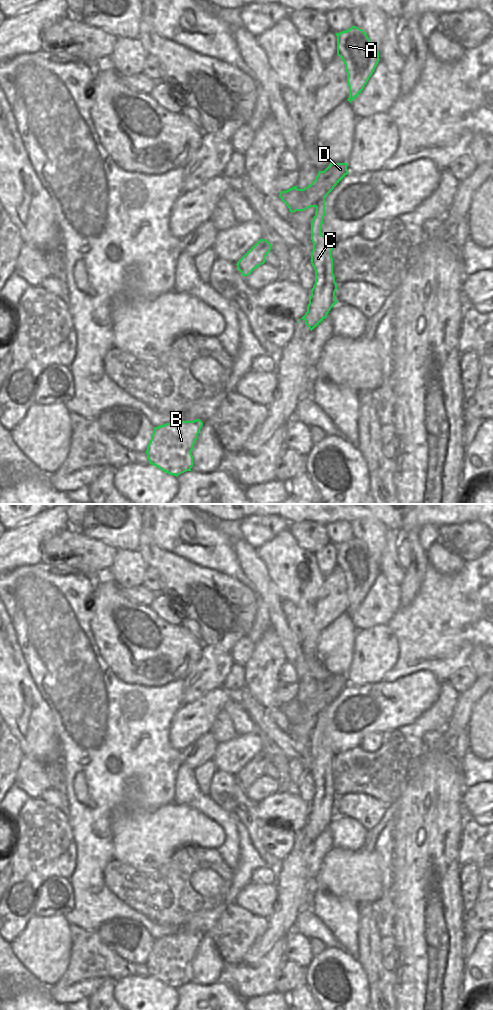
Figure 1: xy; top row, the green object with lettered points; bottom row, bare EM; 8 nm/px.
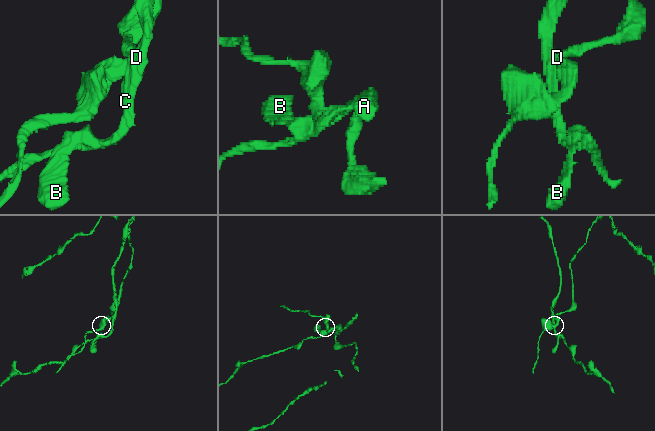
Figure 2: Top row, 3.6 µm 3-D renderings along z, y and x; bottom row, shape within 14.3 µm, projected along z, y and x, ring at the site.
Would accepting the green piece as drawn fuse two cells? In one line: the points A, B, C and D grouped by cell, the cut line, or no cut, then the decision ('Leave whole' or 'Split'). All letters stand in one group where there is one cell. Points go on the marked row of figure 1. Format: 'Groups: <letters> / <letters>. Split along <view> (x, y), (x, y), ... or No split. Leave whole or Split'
Groups: A B C / D. Split along xy (333, 187), (316, 207). Split.

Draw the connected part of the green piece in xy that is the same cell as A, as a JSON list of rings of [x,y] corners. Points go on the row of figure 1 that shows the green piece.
[[[352,26],[336,33],[337,55],[343,60],[347,72],[350,103],[361,93],[373,74],[378,62],[379,51],[371,44],[367,34]]]

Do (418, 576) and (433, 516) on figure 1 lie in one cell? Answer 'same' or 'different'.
same

